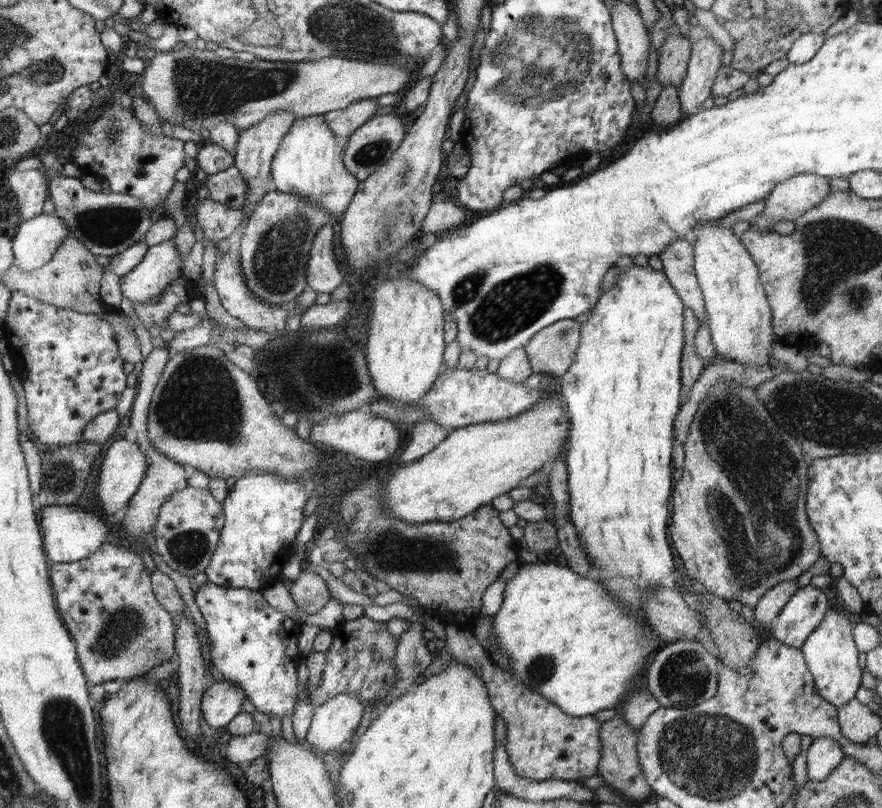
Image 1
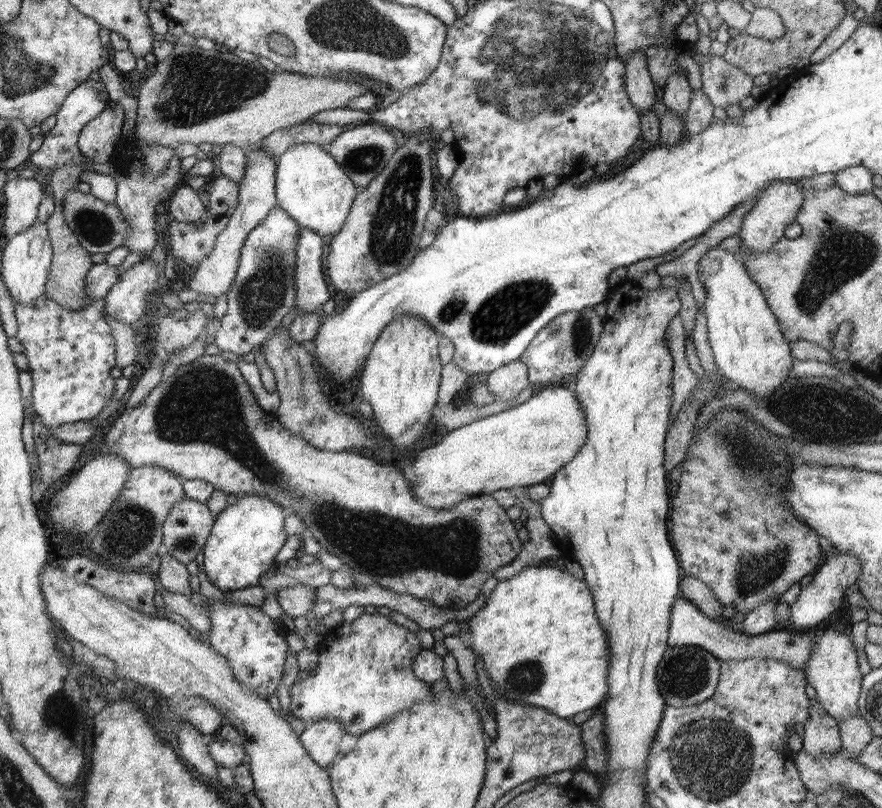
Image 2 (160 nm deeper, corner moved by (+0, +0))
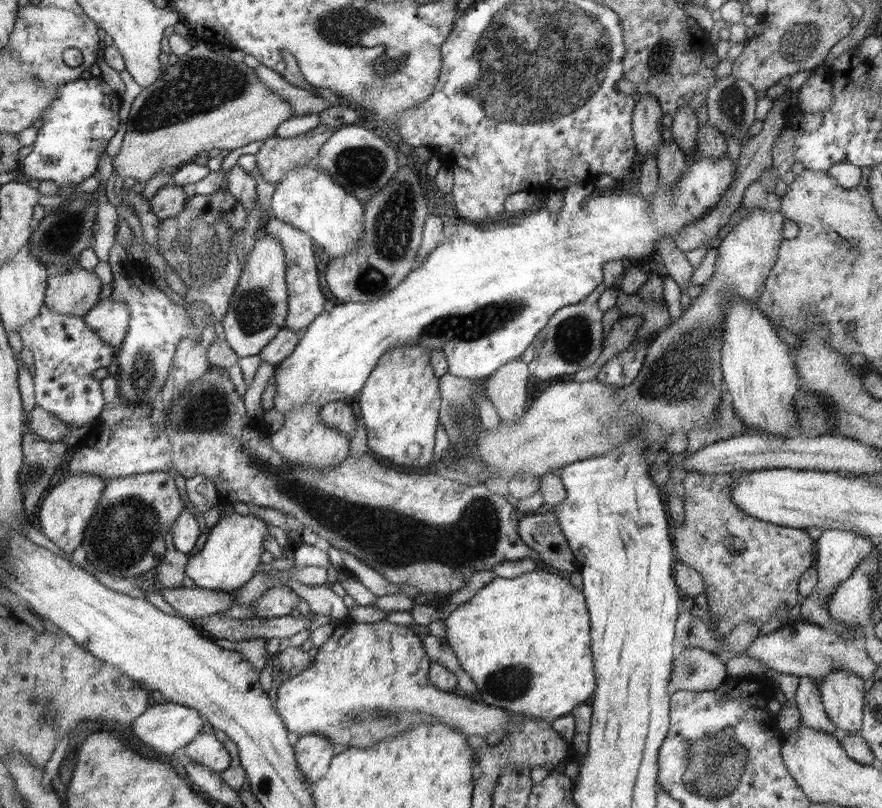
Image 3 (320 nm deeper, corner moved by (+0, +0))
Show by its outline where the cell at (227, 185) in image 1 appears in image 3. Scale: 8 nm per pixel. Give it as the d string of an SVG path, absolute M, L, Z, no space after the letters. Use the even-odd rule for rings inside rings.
M226 188L216 194L192 194L177 215L159 222L158 248L187 287L200 288L224 273L232 240L247 221L247 211Z

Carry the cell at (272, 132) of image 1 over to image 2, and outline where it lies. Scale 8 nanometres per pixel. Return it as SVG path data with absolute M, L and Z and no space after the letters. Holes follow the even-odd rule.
M254 149L247 154L247 168L244 178L239 183L239 201L230 224L217 237L215 250L200 265L186 276L184 287L196 290L199 294L212 294L218 298L226 294L237 275L239 258L246 238L253 228L262 222L270 211L278 206L275 195L275 170L276 161L269 158L265 152Z

